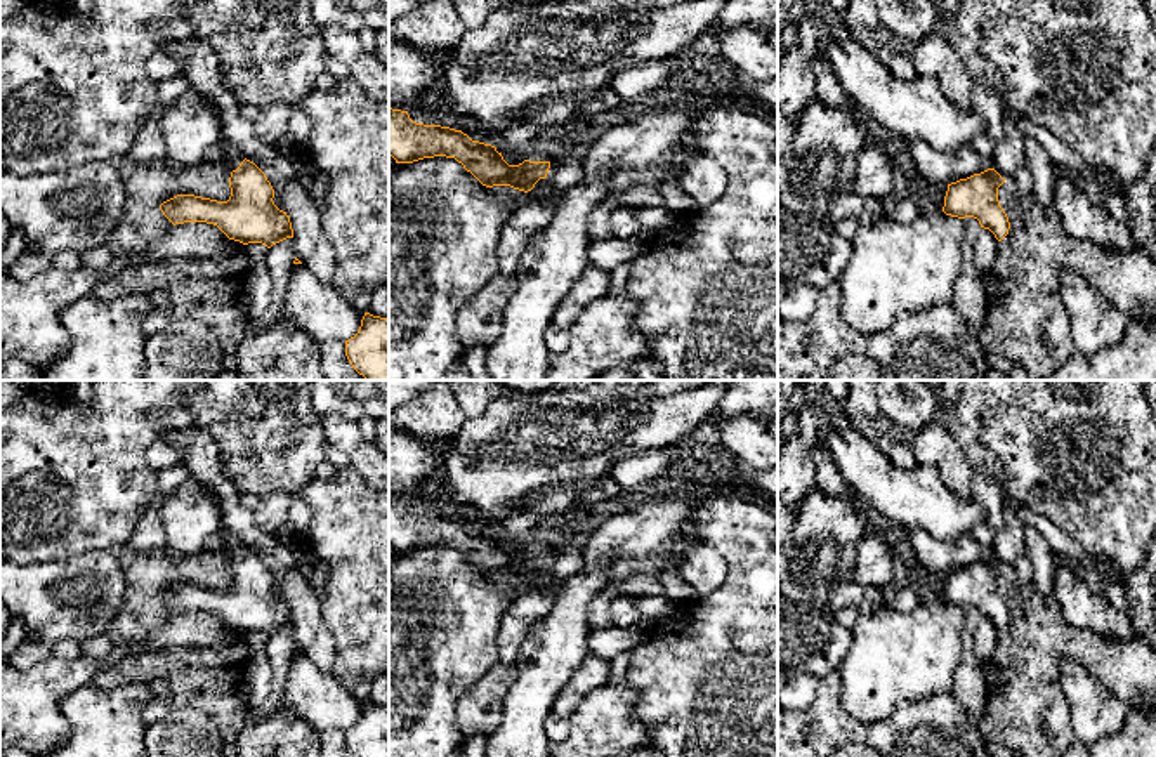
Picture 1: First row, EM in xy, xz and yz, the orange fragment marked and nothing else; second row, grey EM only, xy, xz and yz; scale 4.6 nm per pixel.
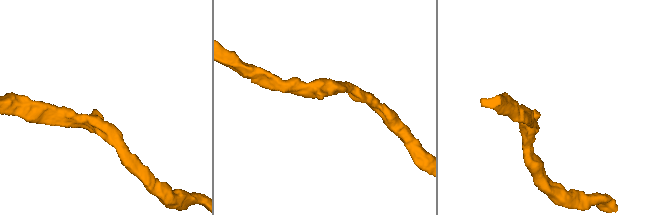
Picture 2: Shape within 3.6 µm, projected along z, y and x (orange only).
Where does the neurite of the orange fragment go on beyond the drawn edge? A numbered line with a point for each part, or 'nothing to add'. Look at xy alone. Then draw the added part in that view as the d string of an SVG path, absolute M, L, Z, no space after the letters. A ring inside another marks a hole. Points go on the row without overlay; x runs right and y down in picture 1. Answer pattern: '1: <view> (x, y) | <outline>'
1: xy (233, 546) | M226 526L219 531L224 536L224 549L222 552L233 561L240 556L240 552L245 549L245 543Z

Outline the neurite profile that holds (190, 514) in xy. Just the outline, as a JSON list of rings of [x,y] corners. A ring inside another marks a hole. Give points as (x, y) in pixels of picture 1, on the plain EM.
[[[187,477],[158,509],[165,531],[165,549],[172,556],[196,556],[205,540],[220,531],[224,516],[210,490]]]

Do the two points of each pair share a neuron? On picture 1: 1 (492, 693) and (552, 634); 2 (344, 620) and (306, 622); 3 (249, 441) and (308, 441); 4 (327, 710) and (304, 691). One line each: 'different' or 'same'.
1: different
2: different
3: same
4: same

